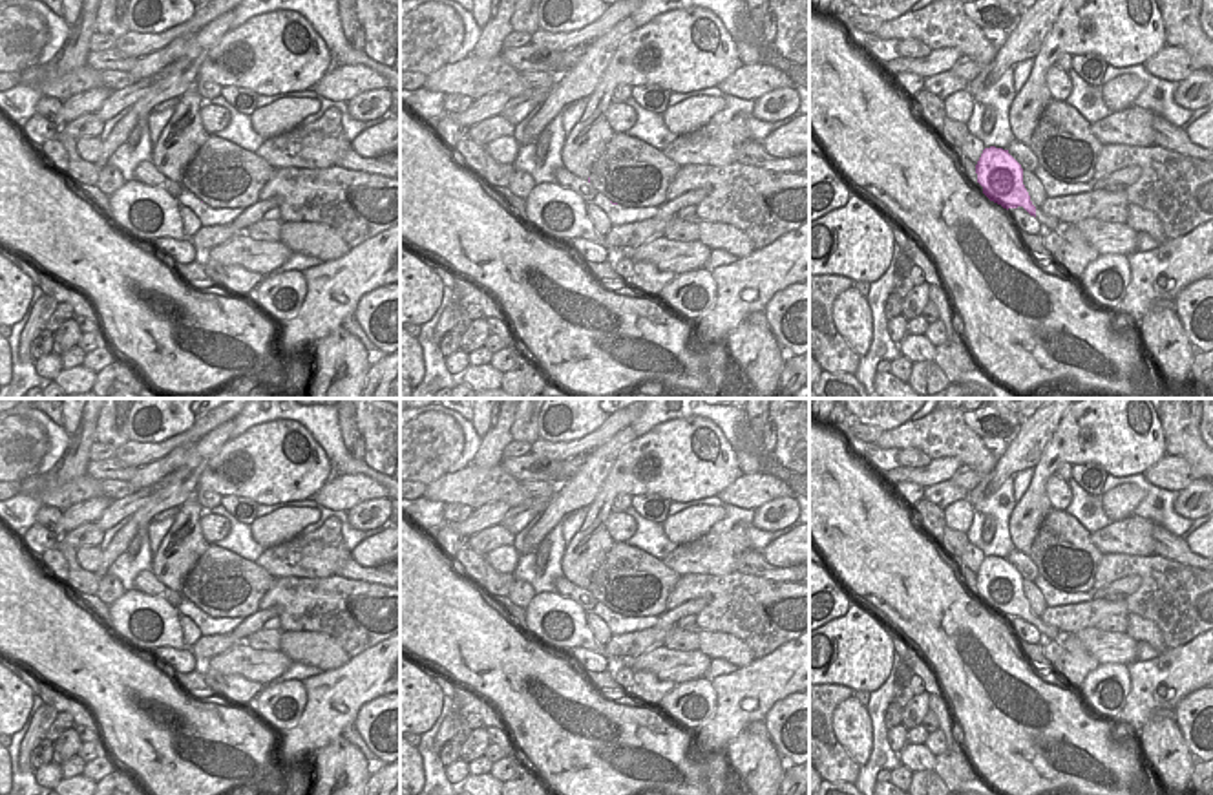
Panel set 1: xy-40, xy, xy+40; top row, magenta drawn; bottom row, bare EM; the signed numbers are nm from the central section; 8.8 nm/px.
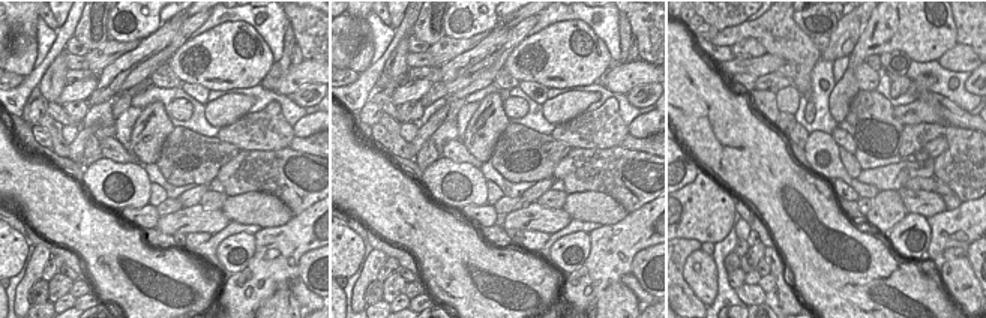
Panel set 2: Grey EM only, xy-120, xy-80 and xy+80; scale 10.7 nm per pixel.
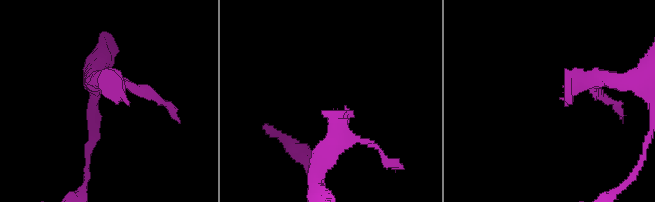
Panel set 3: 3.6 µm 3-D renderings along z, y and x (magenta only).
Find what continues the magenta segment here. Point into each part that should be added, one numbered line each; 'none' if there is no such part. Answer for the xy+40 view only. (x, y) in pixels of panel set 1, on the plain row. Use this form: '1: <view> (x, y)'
1: xy+40 (994, 631)

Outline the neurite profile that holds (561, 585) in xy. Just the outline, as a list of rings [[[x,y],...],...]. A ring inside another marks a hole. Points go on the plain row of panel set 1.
[[[564,576],[557,578],[554,581],[554,590],[559,596],[575,601],[581,605],[586,612],[592,610],[592,607],[597,603],[597,599],[585,588],[579,588],[577,585],[570,583]]]

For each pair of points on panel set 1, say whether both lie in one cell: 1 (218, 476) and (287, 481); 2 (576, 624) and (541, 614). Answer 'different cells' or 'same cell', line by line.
1: same cell
2: same cell

